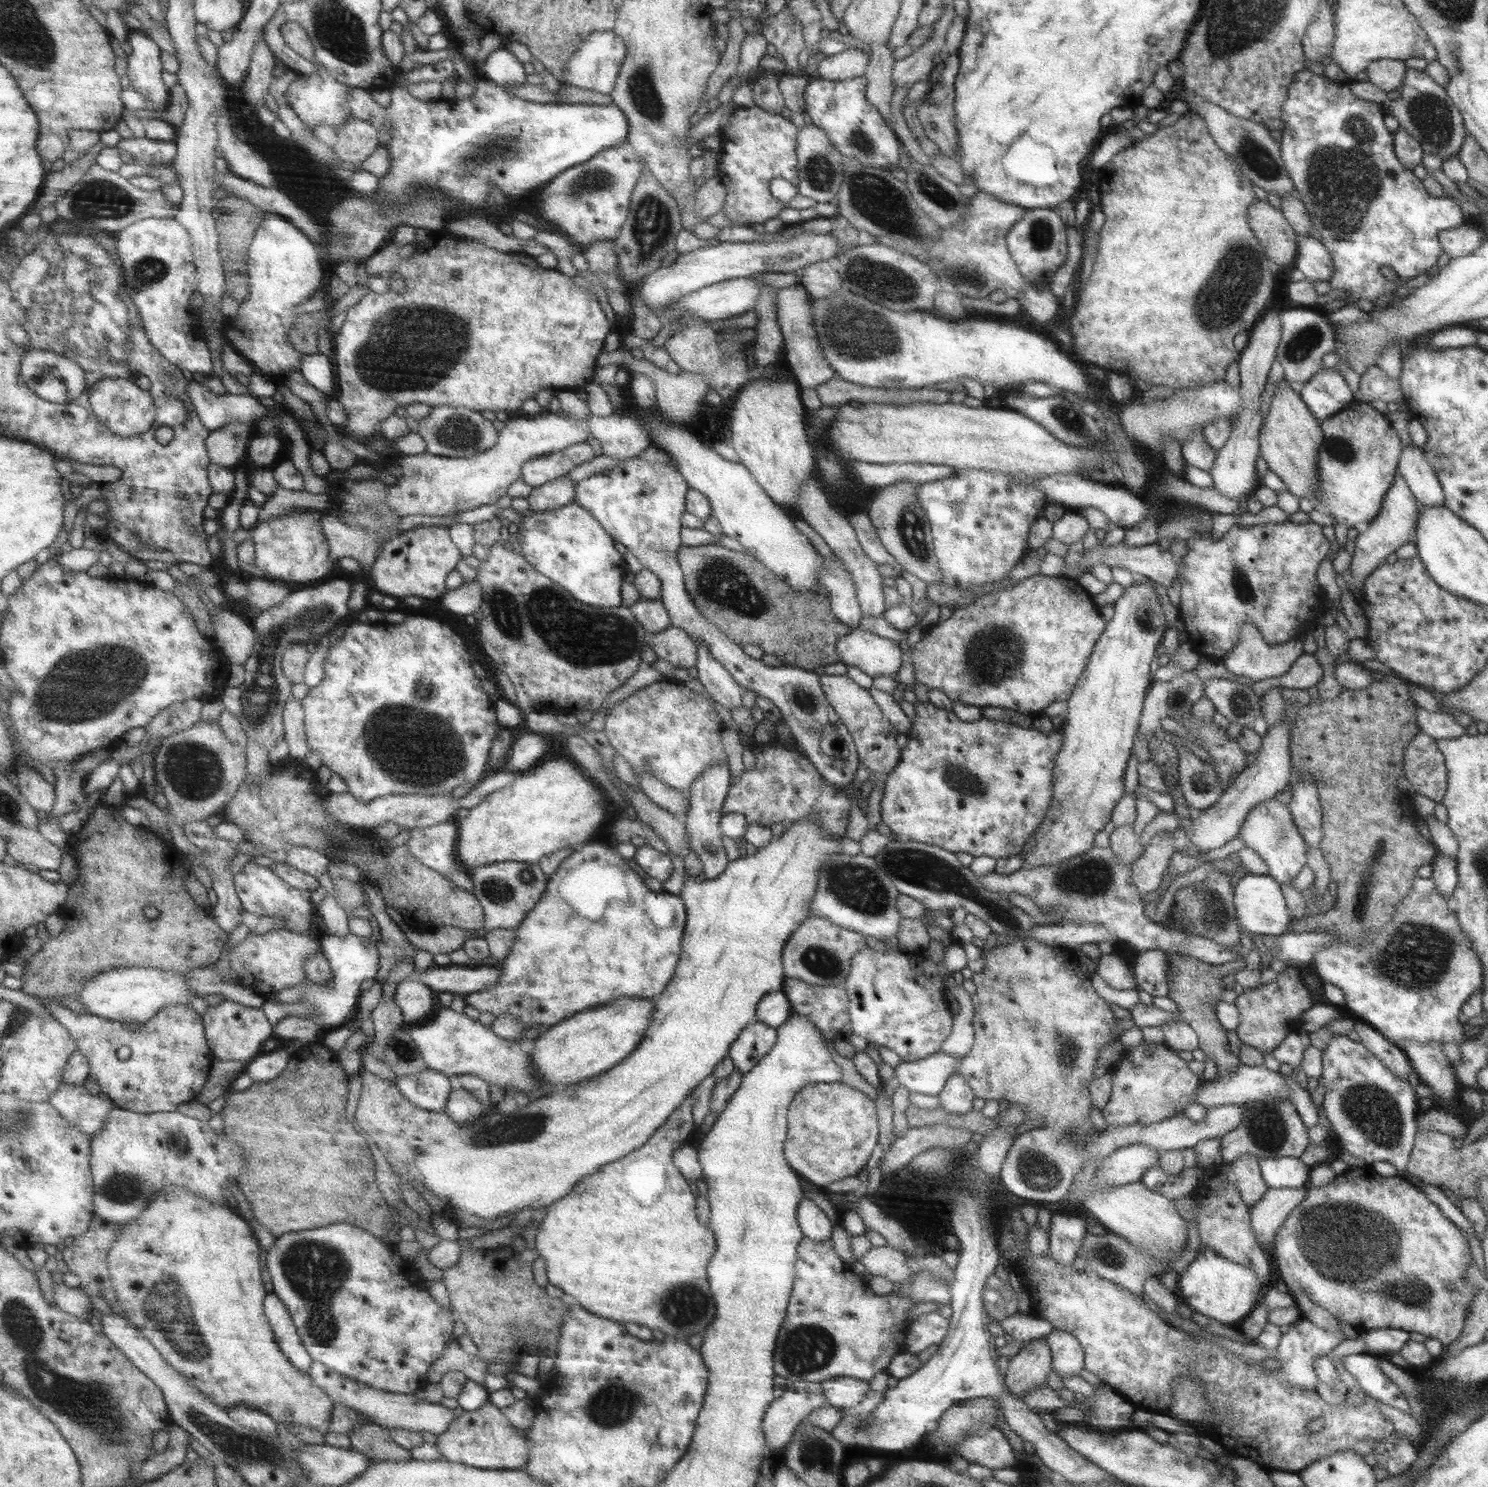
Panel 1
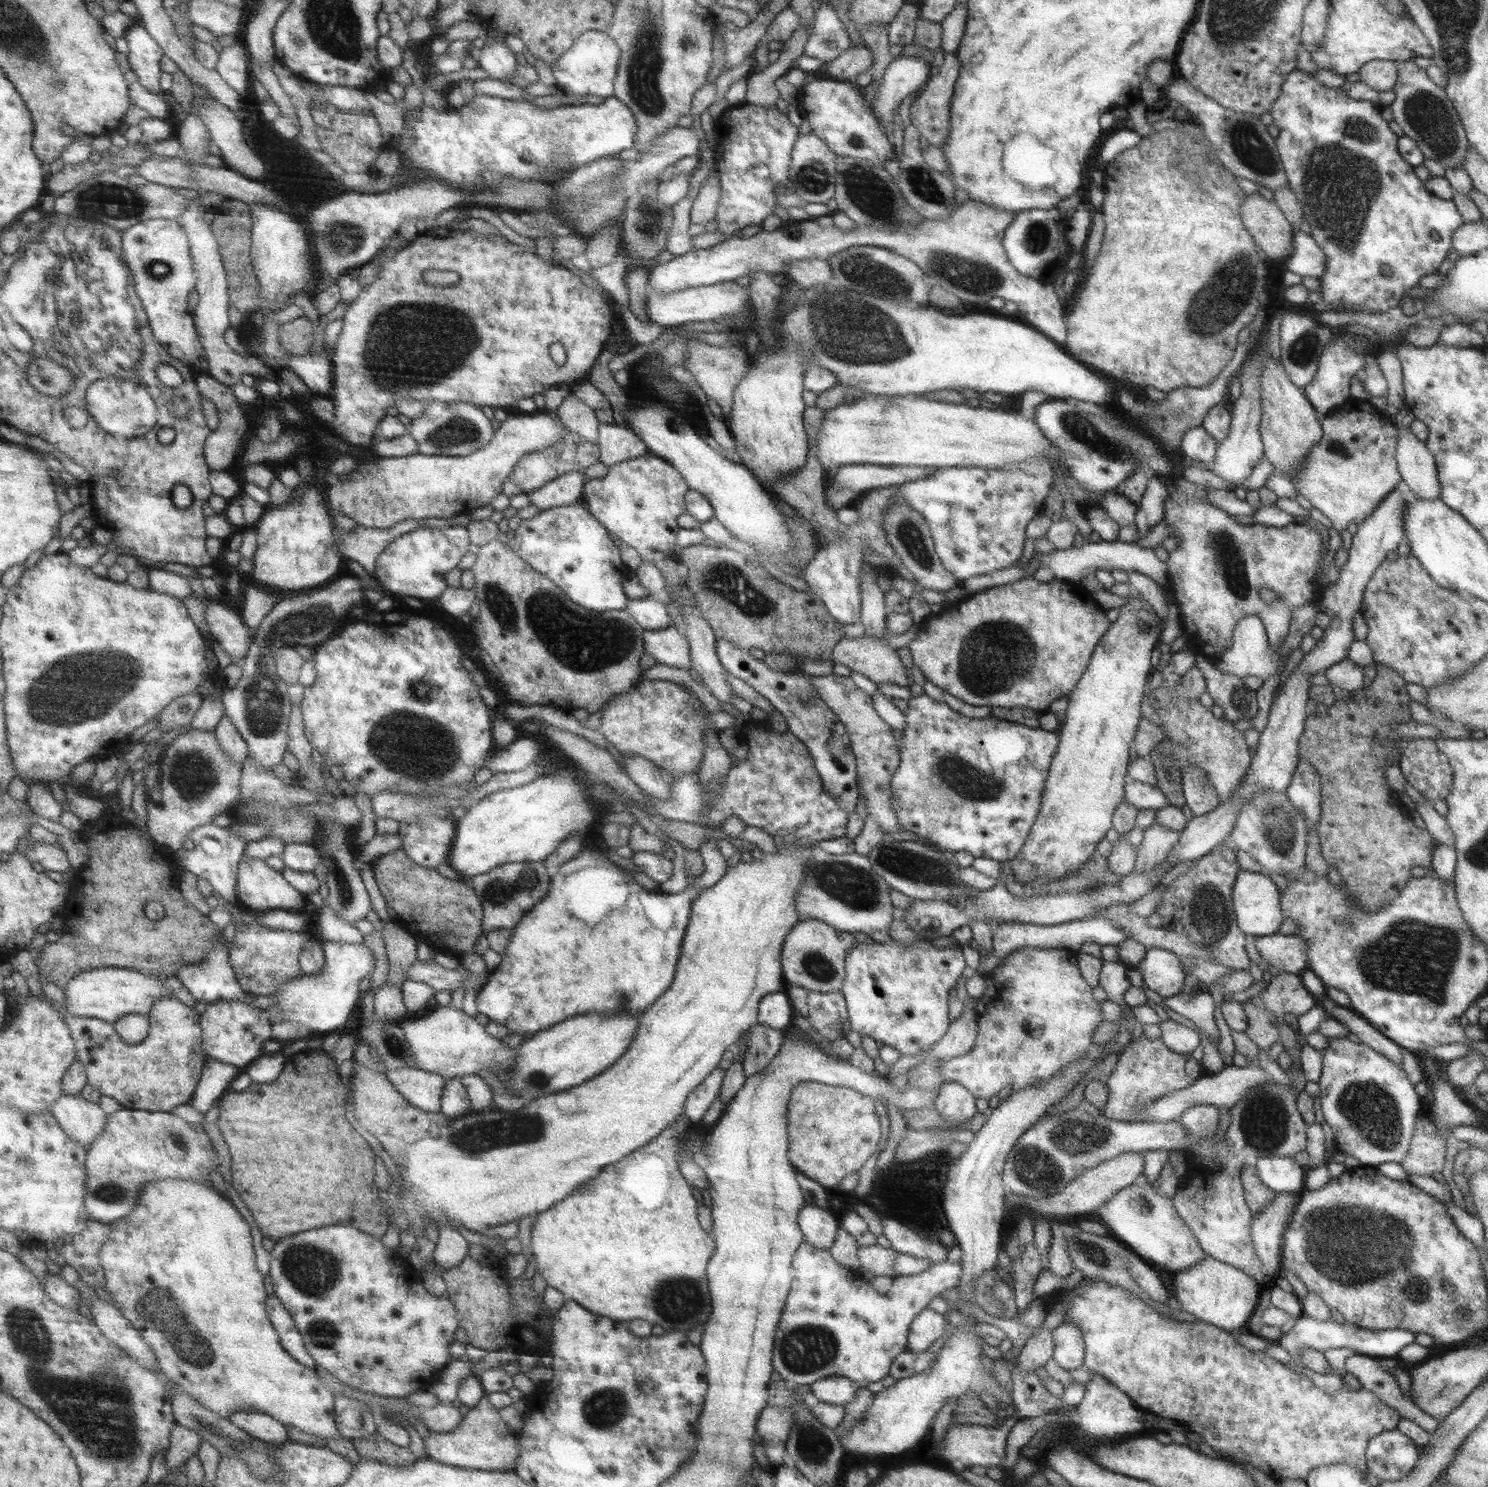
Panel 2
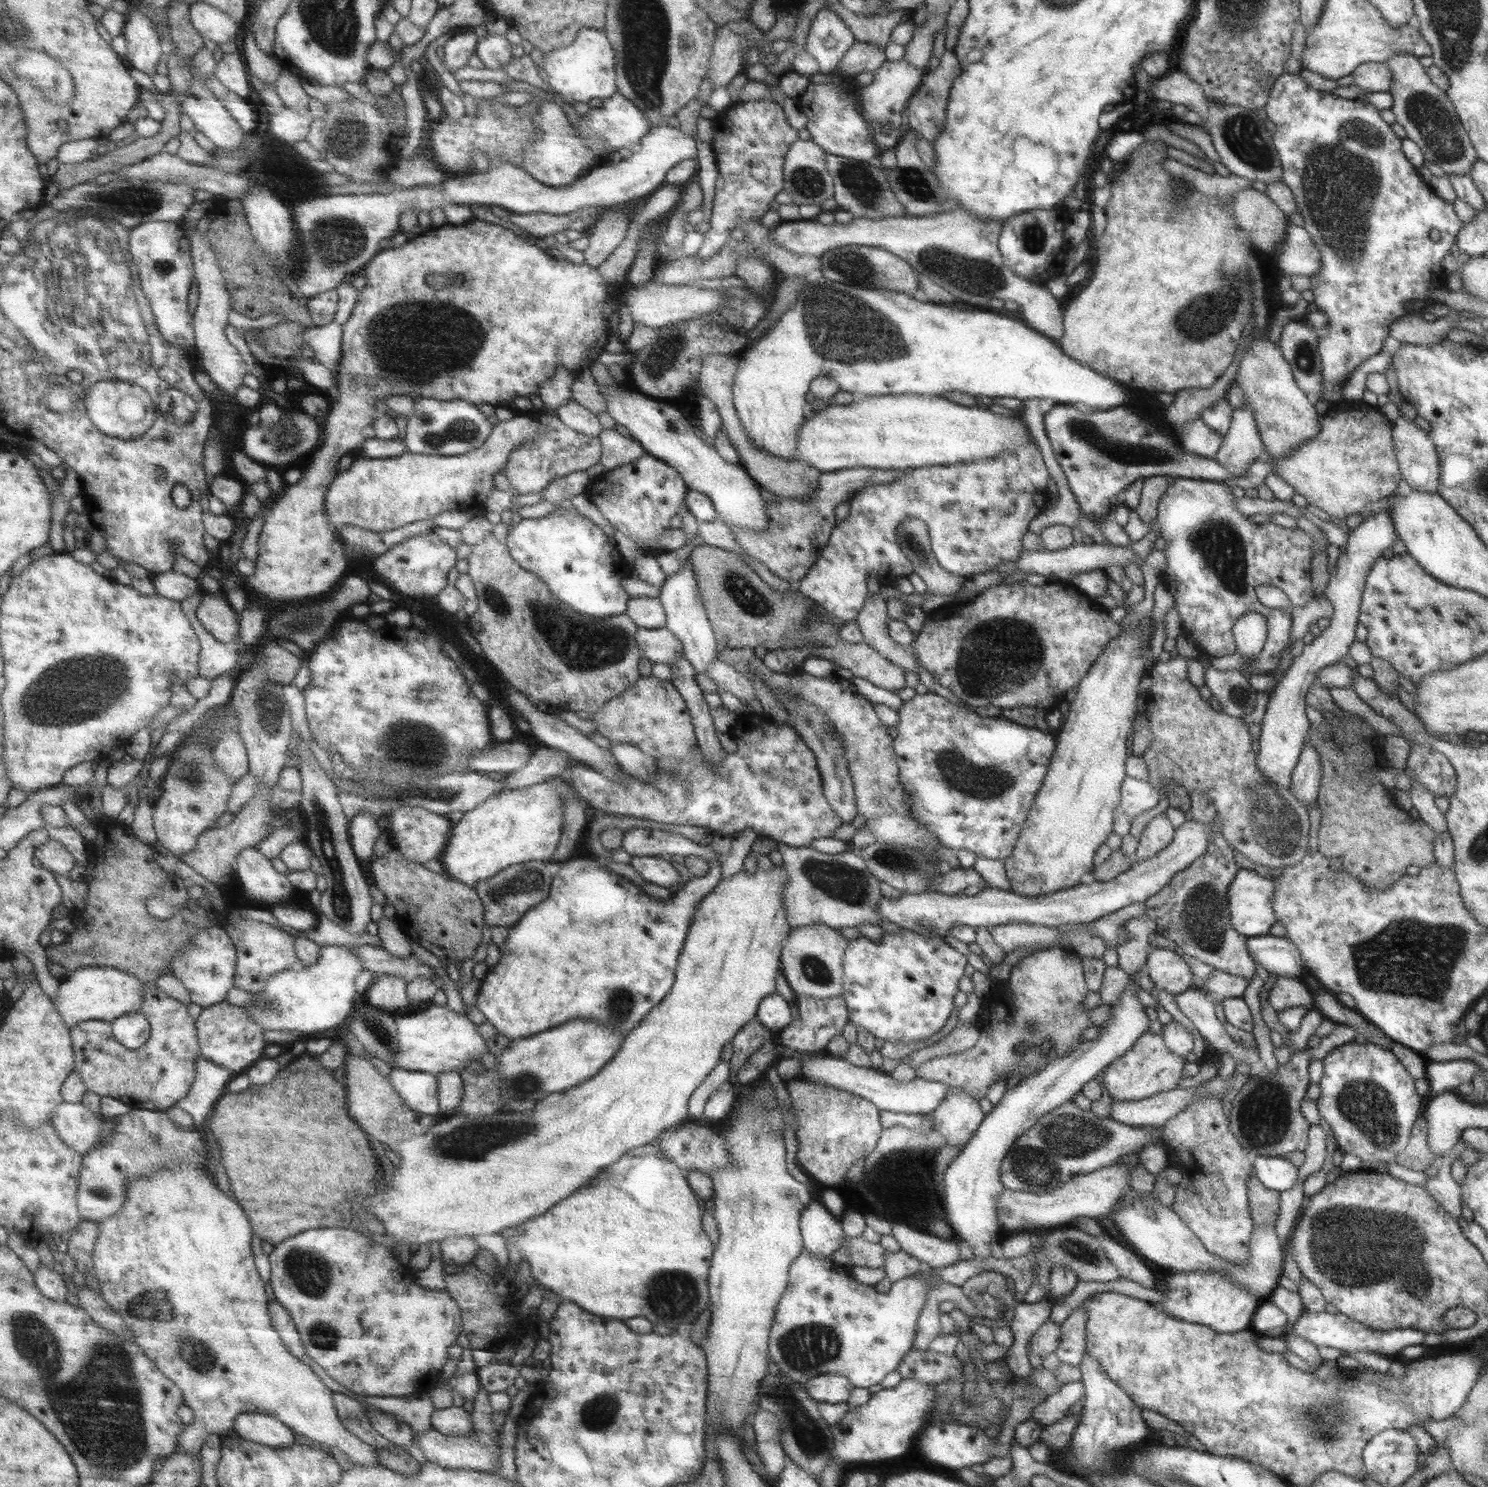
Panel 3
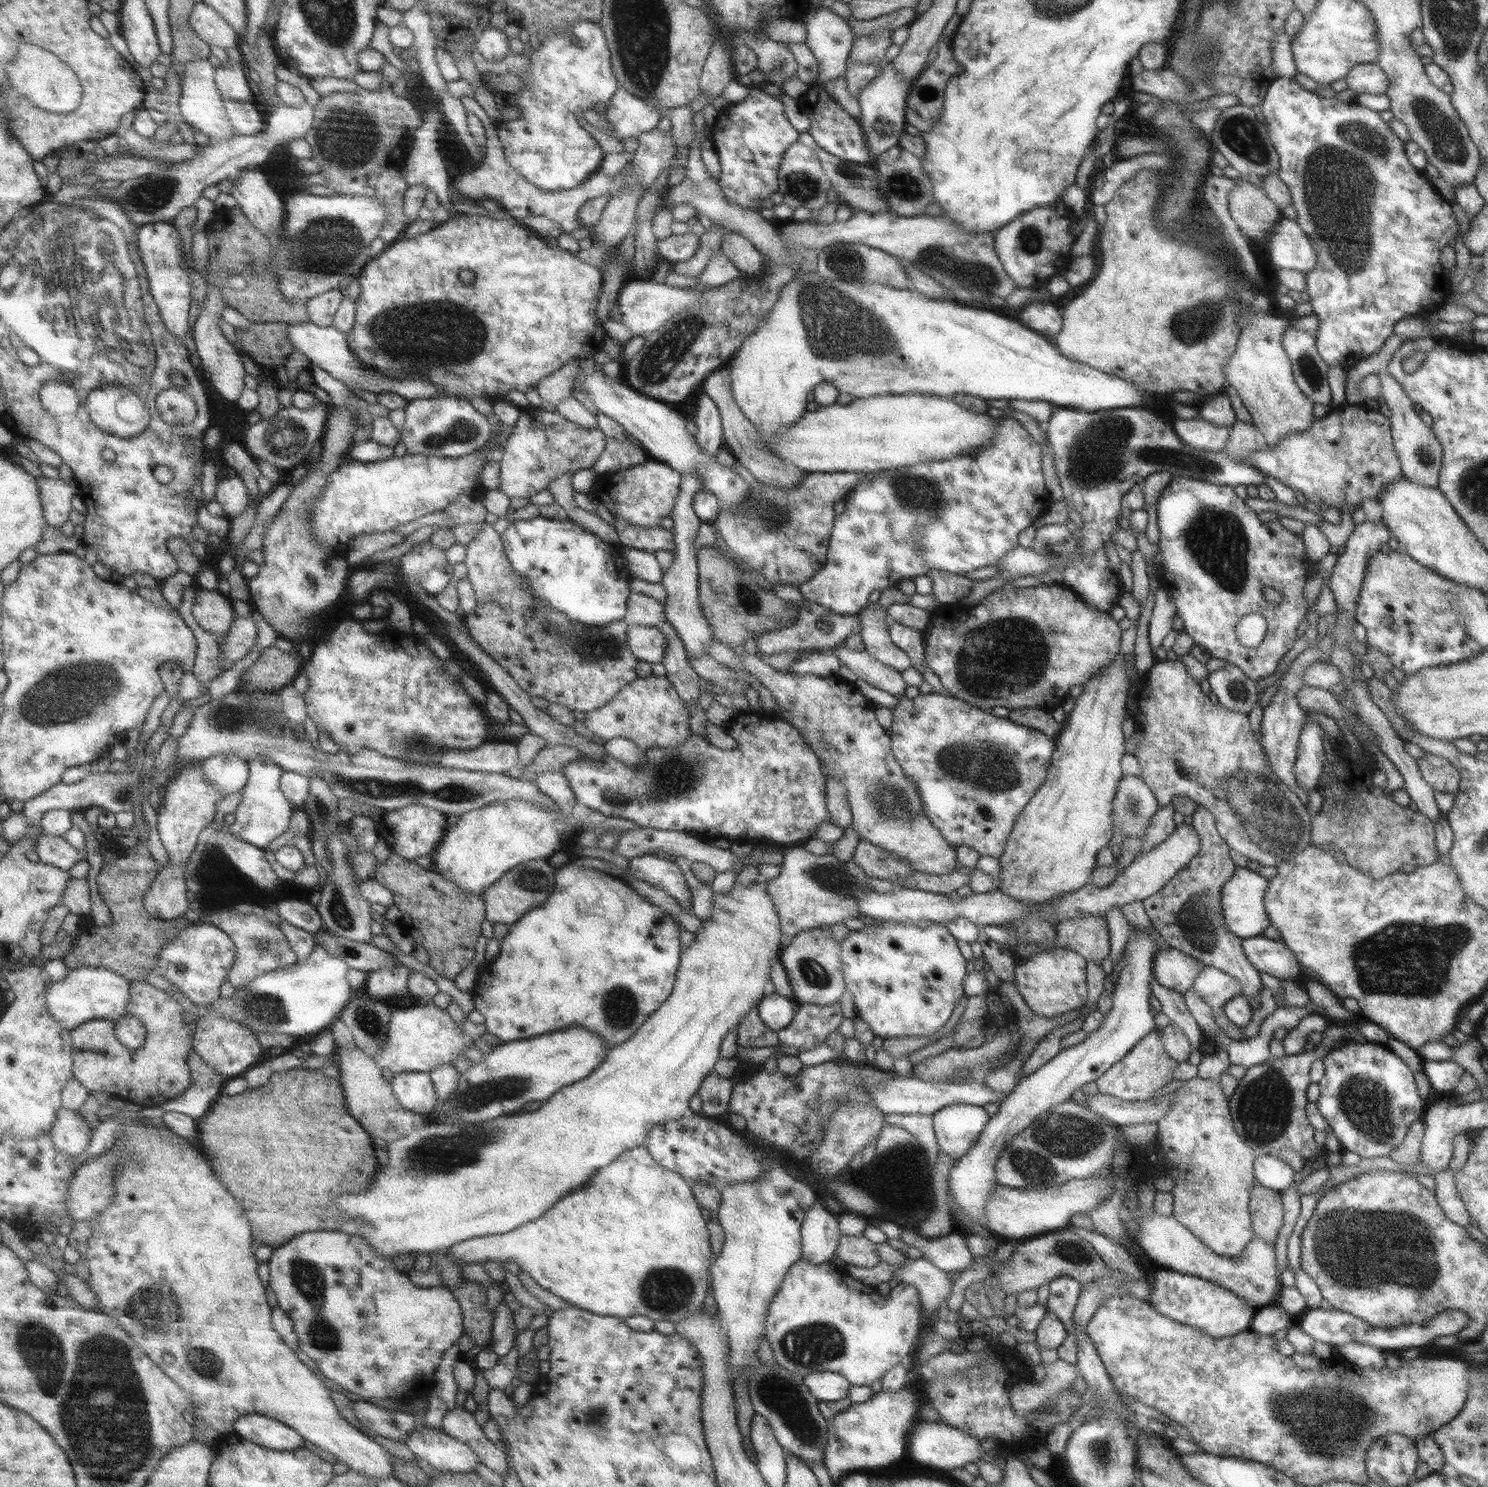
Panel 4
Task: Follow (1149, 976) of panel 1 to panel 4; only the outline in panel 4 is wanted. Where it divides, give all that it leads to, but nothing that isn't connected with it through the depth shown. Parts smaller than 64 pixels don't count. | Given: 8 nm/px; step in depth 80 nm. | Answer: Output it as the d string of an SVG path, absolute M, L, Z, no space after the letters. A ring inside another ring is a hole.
M1174 947L1159 950L1152 963L1155 979L1162 986L1182 994L1192 989L1193 982L1204 967L1199 960Z

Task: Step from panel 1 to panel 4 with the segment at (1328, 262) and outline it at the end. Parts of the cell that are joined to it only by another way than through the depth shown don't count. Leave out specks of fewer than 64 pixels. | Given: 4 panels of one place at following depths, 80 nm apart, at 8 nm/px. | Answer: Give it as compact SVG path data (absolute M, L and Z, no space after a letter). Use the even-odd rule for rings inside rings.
M1282 216L1266 241L1270 260L1277 269L1310 272L1317 263L1317 252L1310 237L1294 220Z

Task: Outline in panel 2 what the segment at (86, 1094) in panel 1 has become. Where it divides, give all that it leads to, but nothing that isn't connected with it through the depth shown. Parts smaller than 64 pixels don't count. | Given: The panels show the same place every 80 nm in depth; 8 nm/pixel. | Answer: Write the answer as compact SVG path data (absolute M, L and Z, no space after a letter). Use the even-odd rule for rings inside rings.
M83 1093L62 1095L52 1109L70 1136L88 1149L106 1132L109 1114Z

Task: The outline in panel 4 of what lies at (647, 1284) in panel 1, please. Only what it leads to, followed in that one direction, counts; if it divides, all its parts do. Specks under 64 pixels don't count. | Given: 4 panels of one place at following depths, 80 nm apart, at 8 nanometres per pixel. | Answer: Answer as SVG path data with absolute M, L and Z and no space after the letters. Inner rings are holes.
M642 1144L636 1148L623 1151L614 1162L597 1170L597 1173L591 1176L580 1189L576 1189L561 1198L540 1218L527 1222L509 1233L469 1238L451 1246L446 1253L464 1263L484 1263L486 1260L500 1261L502 1263L511 1260L516 1261L522 1272L530 1274L542 1288L553 1292L556 1296L568 1302L568 1304L572 1303L574 1306L589 1310L592 1314L599 1314L600 1316L612 1315L621 1320L640 1314L655 1320L655 1322L669 1320L670 1322L678 1323L701 1310L704 1305L704 1298L708 1294L708 1266L710 1266L710 1260L713 1257L713 1250L707 1229L707 1220L702 1216L701 1207L695 1199L691 1182L681 1177L676 1171L665 1169L659 1162L656 1162L648 1147Z

